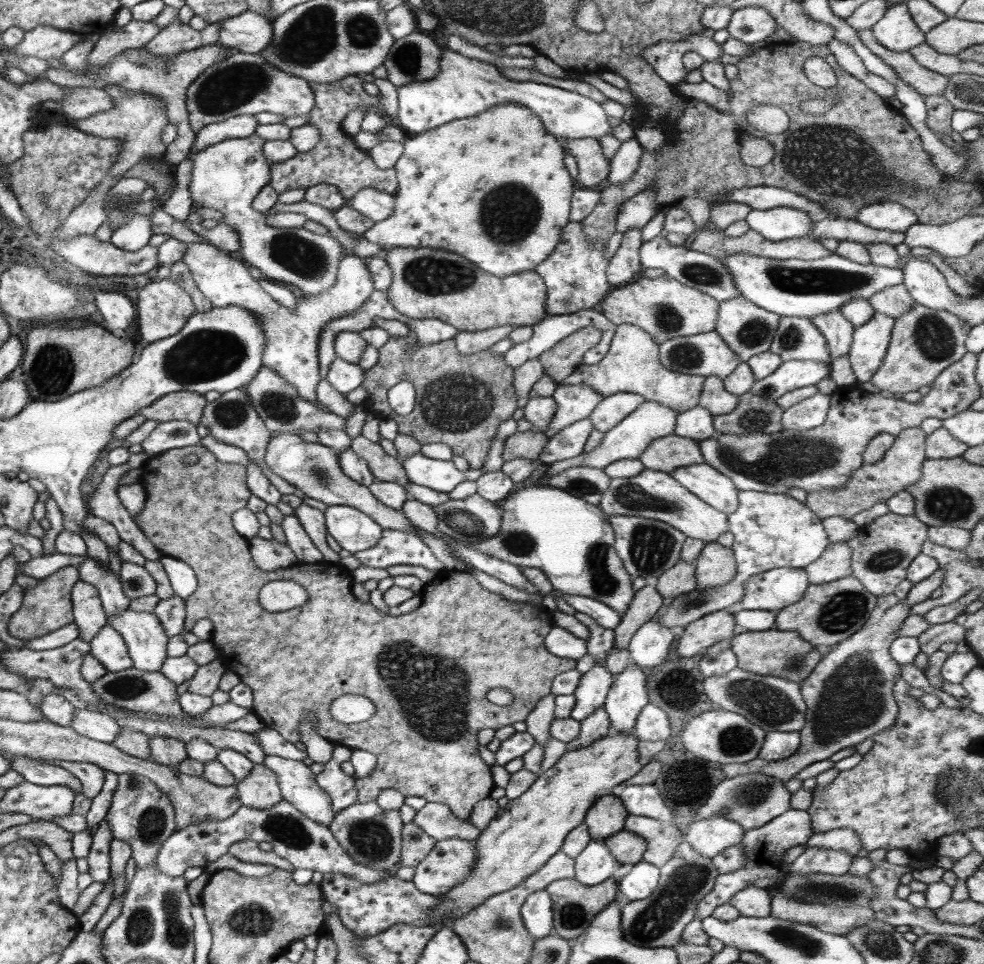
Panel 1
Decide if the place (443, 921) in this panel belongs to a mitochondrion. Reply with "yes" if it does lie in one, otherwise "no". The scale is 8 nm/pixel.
no

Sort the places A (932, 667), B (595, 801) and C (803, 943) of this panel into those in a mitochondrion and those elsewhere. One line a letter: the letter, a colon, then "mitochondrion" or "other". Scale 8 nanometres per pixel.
A: other
B: other
C: mitochondrion

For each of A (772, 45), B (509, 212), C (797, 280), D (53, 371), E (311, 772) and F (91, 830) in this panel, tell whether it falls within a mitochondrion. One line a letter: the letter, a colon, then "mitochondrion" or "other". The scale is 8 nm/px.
A: other
B: mitochondrion
C: mitochondrion
D: mitochondrion
E: other
F: other

